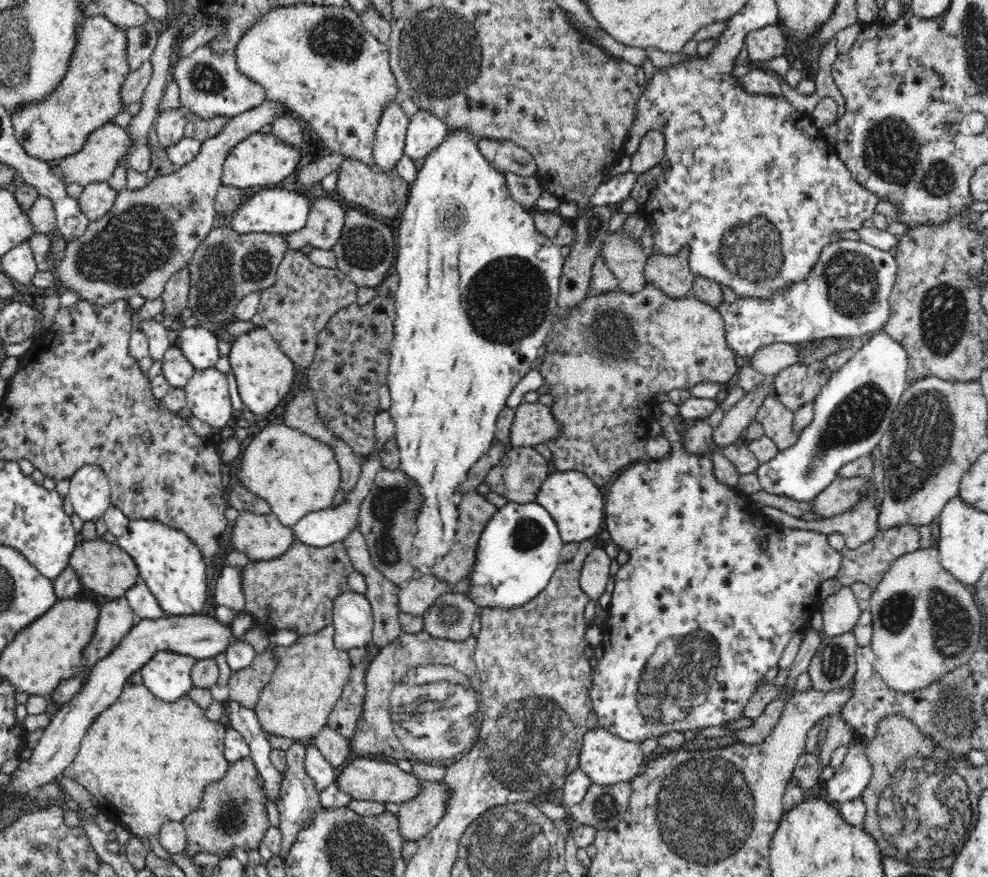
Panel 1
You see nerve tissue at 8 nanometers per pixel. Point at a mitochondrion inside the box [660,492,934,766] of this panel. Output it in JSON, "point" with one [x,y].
{"point":[896,613]}

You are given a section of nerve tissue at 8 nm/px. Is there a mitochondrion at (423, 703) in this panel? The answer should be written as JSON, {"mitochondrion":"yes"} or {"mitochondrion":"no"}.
{"mitochondrion":"yes"}

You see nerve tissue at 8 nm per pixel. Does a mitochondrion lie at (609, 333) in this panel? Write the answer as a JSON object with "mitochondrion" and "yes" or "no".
{"mitochondrion":"yes"}

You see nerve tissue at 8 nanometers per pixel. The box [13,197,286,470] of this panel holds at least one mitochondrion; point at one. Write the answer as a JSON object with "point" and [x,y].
{"point":[135,244]}

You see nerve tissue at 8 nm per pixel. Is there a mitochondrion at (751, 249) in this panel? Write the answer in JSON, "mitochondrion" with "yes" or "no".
{"mitochondrion":"yes"}

